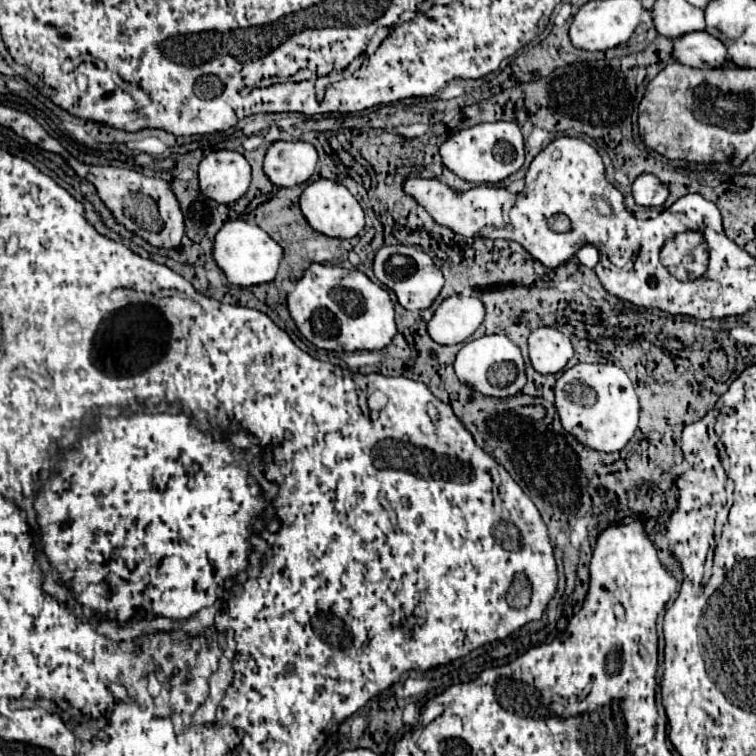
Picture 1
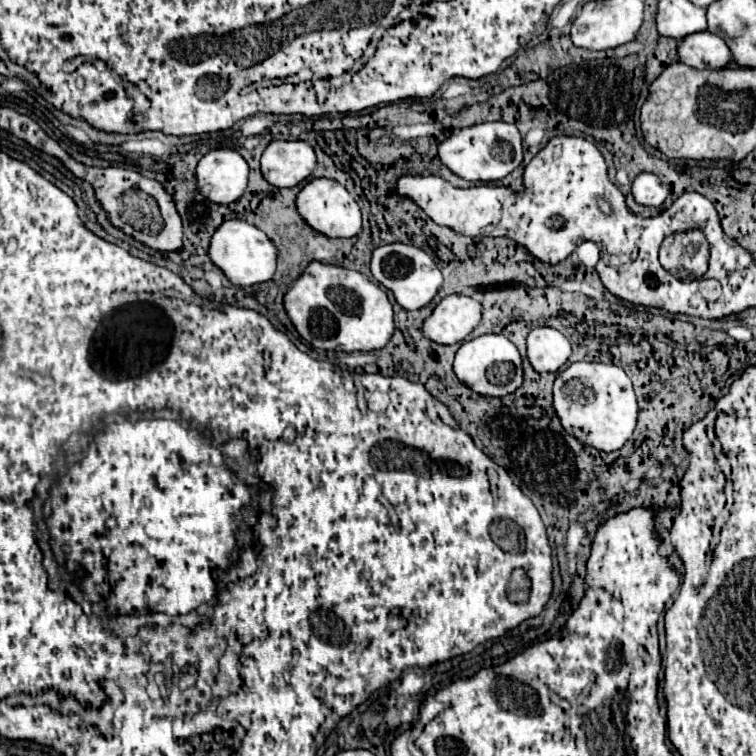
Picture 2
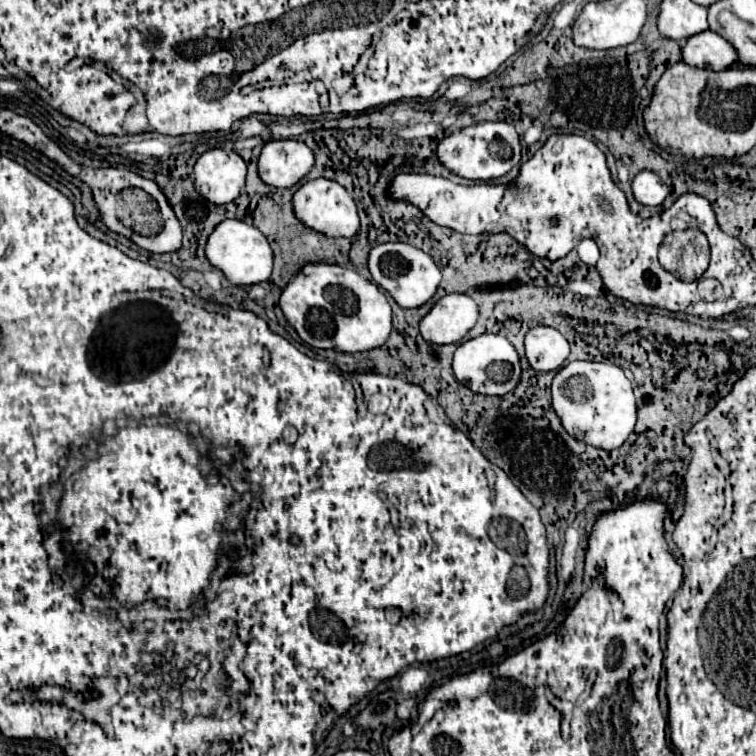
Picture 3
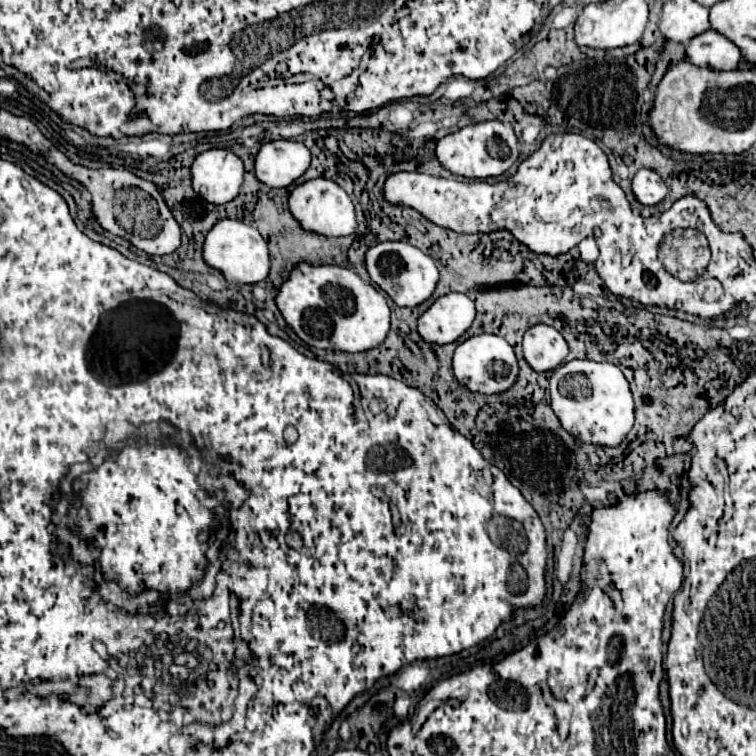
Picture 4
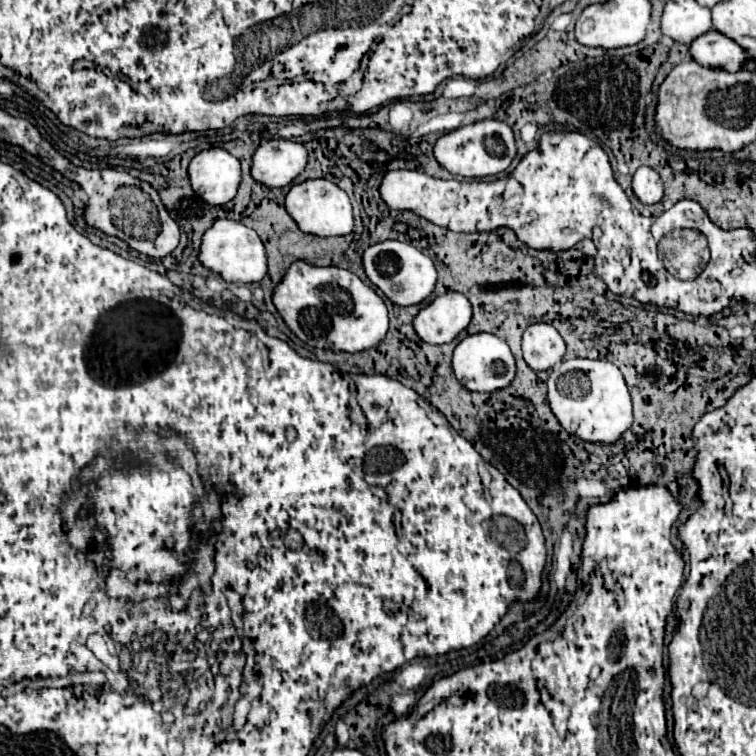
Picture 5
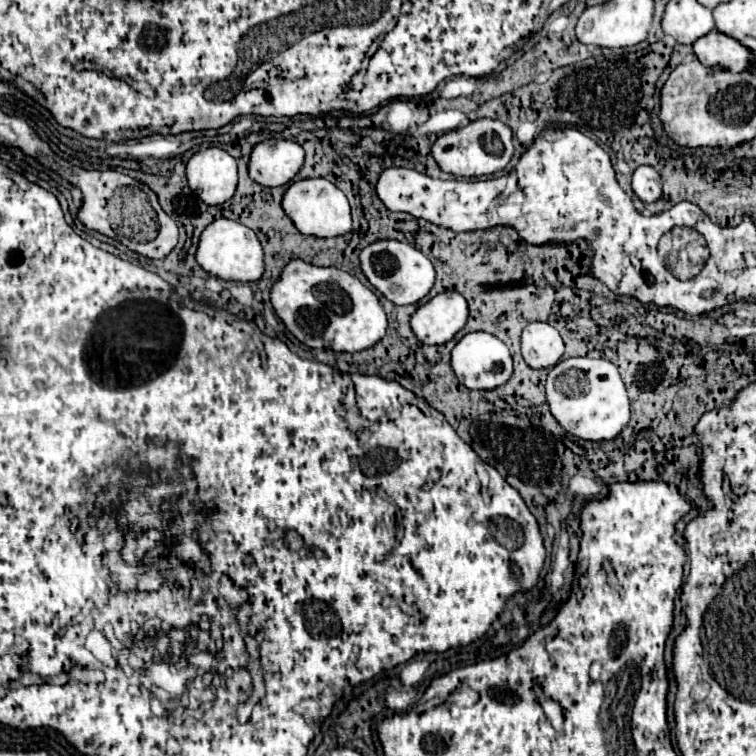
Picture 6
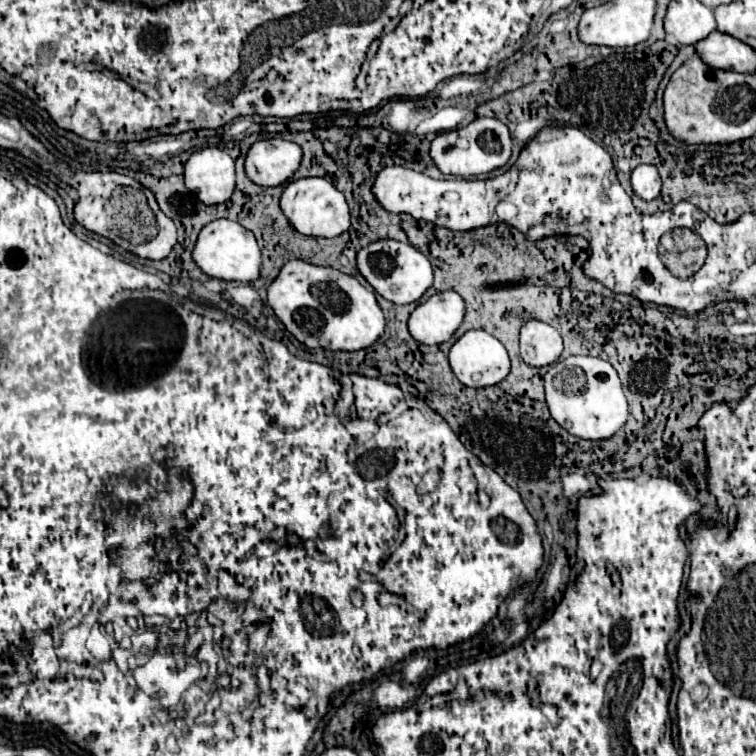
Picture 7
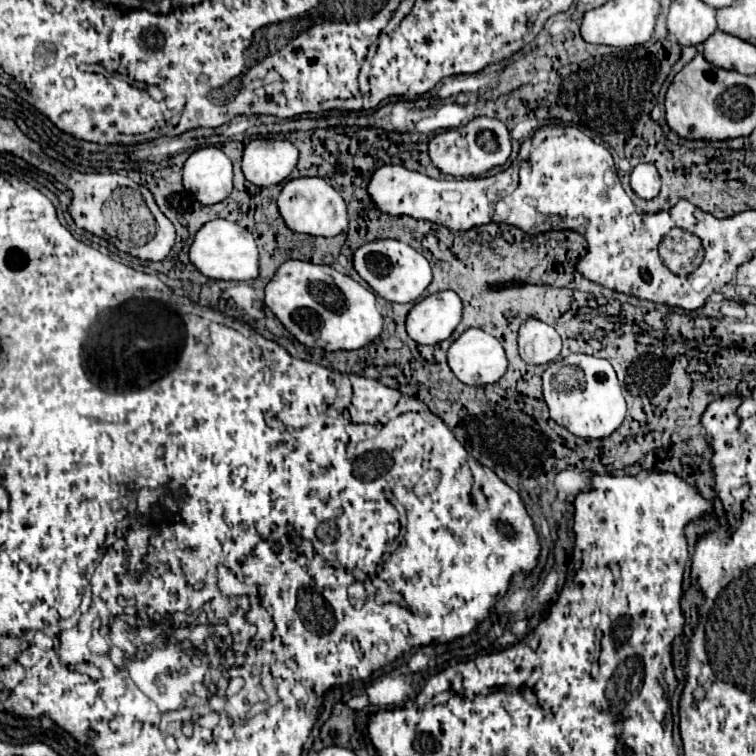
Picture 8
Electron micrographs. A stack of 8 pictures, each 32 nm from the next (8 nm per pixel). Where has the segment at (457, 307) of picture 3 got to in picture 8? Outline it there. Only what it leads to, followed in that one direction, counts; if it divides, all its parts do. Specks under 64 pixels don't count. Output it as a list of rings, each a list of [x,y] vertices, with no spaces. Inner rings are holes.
[[[444,290],[416,302],[406,316],[406,332],[418,344],[438,344],[458,326],[462,302],[456,292]]]

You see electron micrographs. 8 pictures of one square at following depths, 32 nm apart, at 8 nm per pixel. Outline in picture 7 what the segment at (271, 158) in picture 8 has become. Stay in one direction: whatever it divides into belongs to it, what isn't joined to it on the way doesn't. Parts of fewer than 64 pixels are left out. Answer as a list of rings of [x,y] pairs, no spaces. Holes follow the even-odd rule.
[[[282,138],[258,140],[246,152],[244,170],[258,186],[278,186],[296,172],[300,158],[302,150],[294,142]]]

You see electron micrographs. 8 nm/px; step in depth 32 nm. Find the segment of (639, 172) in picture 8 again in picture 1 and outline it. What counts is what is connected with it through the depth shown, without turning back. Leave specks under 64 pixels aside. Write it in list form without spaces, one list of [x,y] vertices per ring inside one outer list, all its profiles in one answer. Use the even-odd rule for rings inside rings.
[[[640,174],[632,184],[632,196],[640,206],[662,206],[668,194],[668,186],[654,174]]]

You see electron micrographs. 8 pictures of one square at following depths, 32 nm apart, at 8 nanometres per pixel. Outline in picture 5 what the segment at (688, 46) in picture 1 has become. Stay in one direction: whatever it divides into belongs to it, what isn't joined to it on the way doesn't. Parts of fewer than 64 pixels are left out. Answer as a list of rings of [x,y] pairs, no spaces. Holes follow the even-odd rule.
[[[710,30],[704,36],[698,36],[690,44],[692,58],[708,68],[722,68],[728,72],[738,72],[748,62],[748,54],[732,38]]]

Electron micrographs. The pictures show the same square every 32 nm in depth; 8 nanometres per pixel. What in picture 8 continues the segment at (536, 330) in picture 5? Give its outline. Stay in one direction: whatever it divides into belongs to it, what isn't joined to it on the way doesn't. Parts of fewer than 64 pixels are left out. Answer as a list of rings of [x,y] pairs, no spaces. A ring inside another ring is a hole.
[[[528,318],[518,330],[520,356],[528,364],[548,364],[560,354],[562,340],[558,332],[538,318]]]

